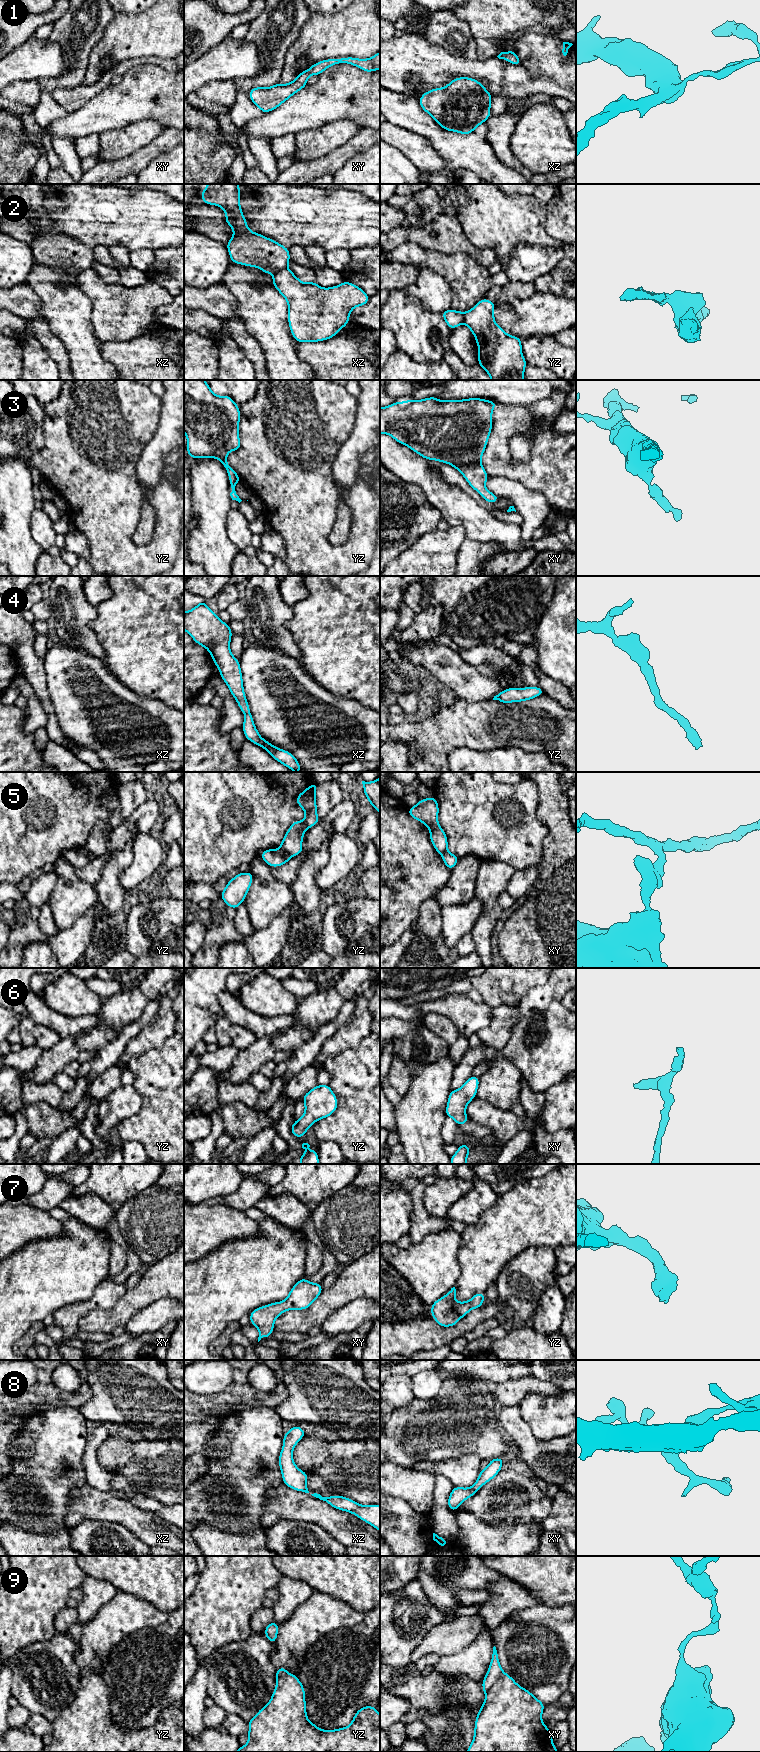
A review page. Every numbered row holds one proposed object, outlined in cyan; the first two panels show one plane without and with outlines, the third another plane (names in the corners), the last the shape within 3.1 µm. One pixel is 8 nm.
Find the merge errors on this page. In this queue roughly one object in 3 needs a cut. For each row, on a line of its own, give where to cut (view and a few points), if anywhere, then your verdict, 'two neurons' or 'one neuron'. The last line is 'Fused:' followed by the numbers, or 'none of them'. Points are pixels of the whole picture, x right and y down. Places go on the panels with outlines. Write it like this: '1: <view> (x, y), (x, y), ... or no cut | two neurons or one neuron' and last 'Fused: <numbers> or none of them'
1: no cut | one neuron
2: xz (286, 267), (274, 273) | two neurons
3: no cut | one neuron
4: no cut | one neuron
5: yz (279, 849), (291, 856) | two neurons
6: no cut | one neuron
7: no cut | one neuron
8: no cut | one neuron
9: xy (503, 1672), (486, 1693) | two neurons
Fused: 2, 5, 9

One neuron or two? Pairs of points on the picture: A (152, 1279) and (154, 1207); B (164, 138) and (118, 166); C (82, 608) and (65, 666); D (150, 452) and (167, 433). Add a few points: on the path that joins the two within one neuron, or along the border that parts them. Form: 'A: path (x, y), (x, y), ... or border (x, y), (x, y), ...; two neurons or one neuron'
A: border (172, 1251), (144, 1268); two neurons
B: path (153, 149), (146, 149), (129, 165); one neuron
C: border (56, 639), (73, 647), (82, 648), (93, 655); two neurons
D: path (155, 447), (164, 438); one neuron

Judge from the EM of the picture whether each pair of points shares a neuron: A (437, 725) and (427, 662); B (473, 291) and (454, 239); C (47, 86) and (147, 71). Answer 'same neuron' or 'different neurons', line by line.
A: different neurons
B: different neurons
C: different neurons

